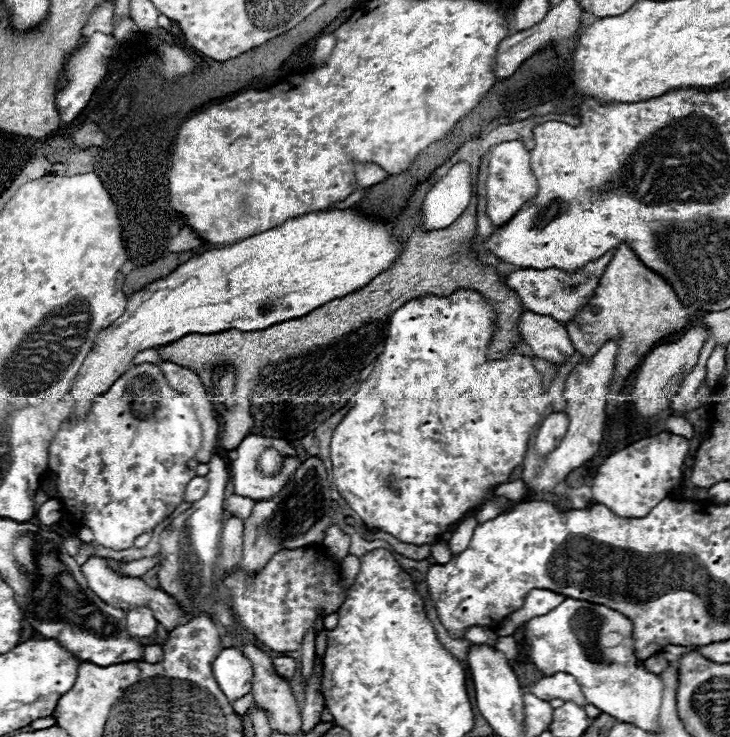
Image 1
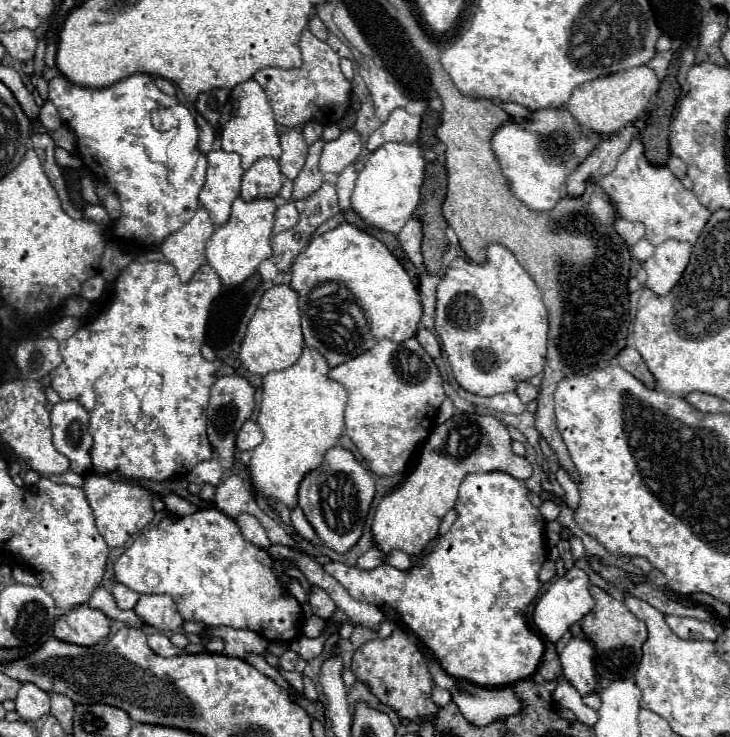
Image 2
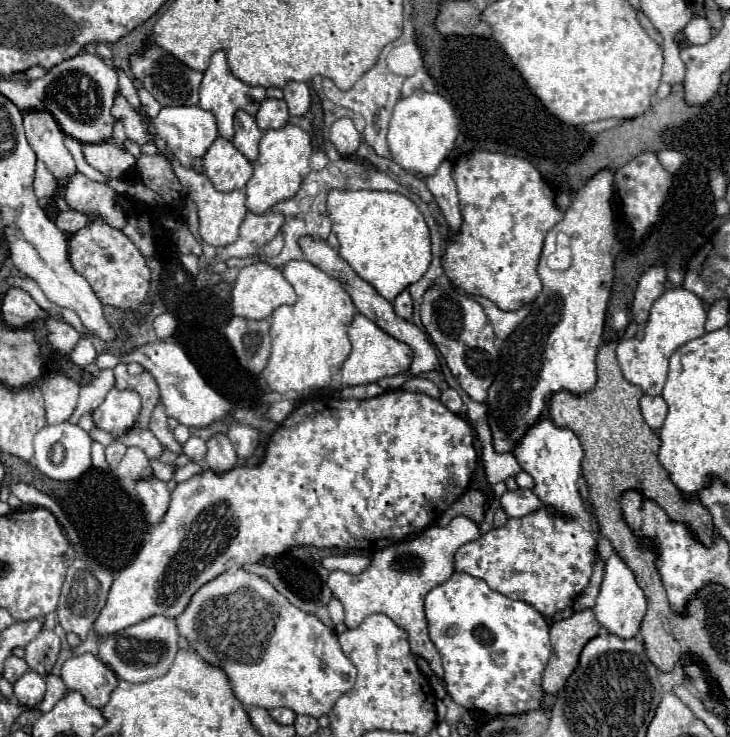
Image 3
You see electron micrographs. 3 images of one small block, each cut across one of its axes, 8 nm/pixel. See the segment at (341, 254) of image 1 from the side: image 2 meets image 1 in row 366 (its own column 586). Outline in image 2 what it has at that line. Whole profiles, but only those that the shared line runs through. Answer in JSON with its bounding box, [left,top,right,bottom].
[566,66,660,134]

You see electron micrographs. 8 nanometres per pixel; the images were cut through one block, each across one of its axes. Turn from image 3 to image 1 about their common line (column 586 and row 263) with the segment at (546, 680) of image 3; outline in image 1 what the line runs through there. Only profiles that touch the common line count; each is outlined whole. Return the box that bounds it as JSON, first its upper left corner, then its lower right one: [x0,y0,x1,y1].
[564,244,688,392]

